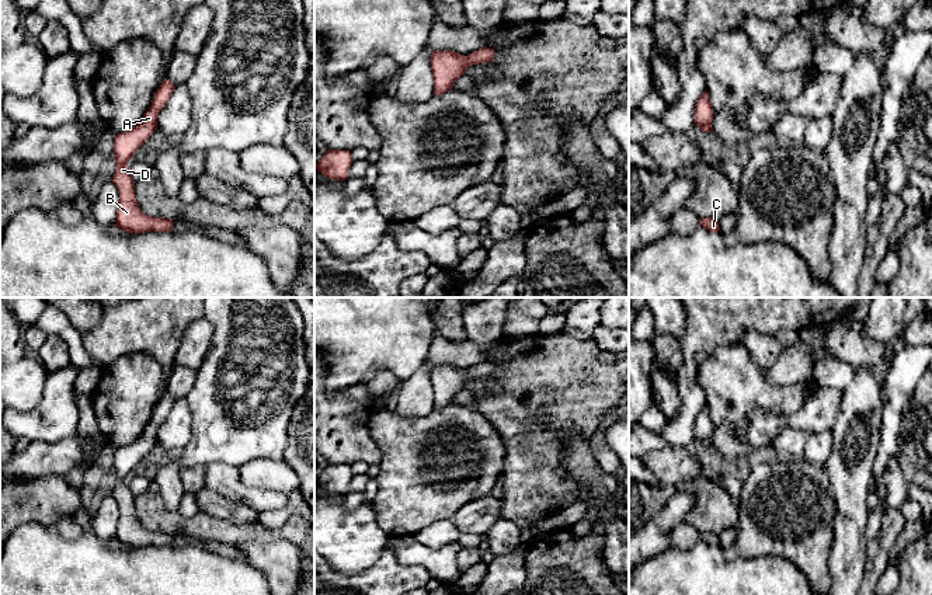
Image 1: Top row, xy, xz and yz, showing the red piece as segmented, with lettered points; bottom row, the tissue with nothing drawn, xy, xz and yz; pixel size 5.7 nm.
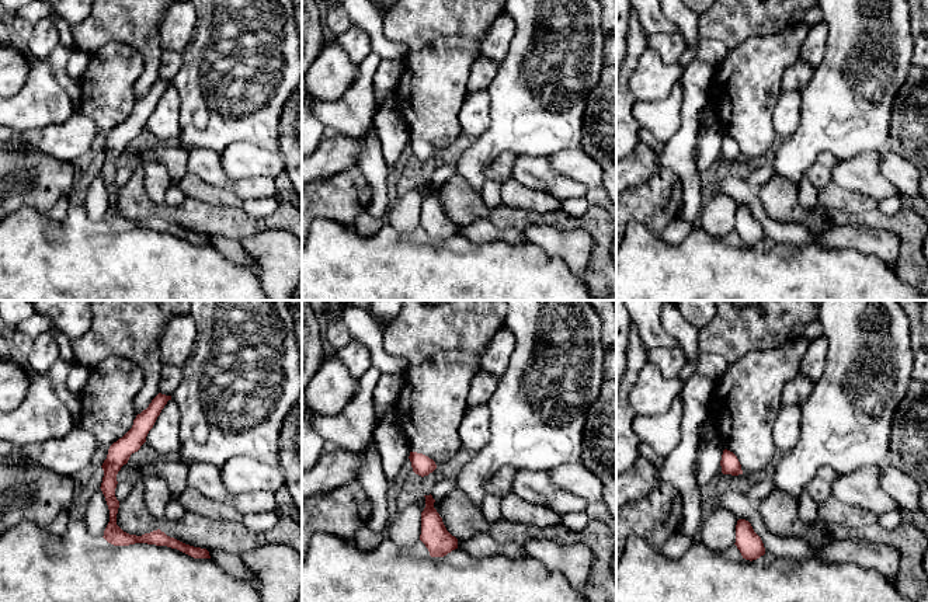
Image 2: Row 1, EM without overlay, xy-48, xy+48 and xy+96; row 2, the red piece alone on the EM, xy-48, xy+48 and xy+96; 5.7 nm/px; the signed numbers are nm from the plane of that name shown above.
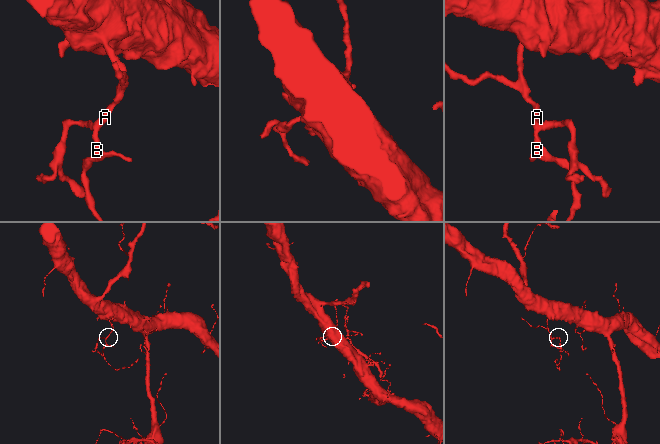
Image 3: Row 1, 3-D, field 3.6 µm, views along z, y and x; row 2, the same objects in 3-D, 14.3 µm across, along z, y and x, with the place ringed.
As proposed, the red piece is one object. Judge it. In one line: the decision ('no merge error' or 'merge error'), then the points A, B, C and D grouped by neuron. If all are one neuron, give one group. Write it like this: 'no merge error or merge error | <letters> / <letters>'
no merge error | A B C D

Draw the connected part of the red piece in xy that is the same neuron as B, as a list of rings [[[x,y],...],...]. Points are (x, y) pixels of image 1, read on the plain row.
[[[164,393],[154,407],[150,422],[143,434],[131,445],[116,448],[114,455],[114,472],[116,483],[112,497],[119,505],[119,521],[116,525],[115,540],[128,547],[146,547],[146,546],[171,546],[173,533],[152,532],[142,526],[135,509],[135,497],[131,491],[129,481],[126,480],[133,472],[136,464],[150,452],[157,443],[159,427],[164,422],[171,411],[175,400]]]

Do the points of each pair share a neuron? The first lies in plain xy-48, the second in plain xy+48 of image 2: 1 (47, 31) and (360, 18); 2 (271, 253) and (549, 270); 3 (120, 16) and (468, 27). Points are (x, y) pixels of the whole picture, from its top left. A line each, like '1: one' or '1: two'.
1: two
2: two
3: one

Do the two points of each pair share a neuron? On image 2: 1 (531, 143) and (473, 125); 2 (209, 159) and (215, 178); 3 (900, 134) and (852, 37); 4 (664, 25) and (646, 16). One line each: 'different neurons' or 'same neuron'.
1: different neurons
2: same neuron
3: different neurons
4: same neuron

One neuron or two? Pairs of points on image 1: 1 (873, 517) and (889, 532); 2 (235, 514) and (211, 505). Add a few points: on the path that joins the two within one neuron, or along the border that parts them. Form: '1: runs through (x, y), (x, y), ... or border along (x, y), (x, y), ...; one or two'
1: border along (884, 514), (879, 533), (869, 543); two
2: runs through (229, 510), (216, 505); one

